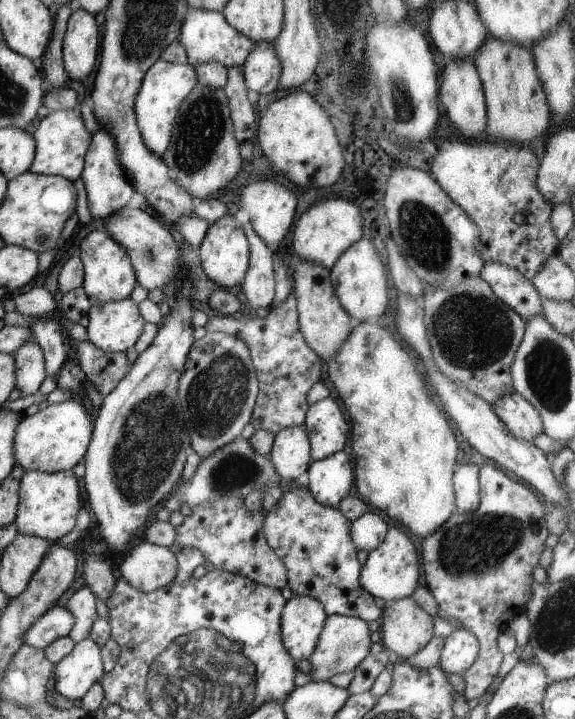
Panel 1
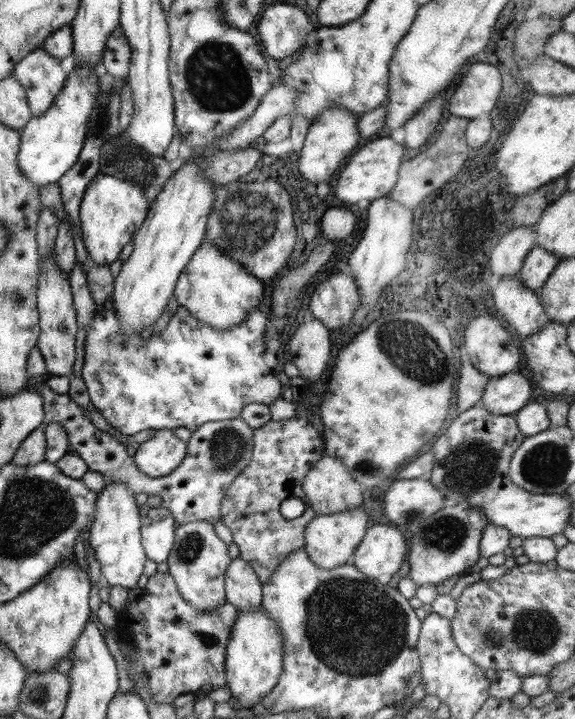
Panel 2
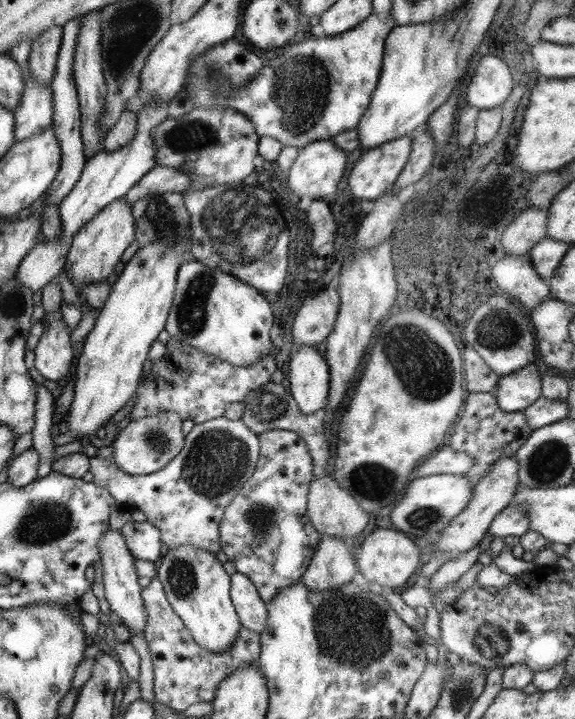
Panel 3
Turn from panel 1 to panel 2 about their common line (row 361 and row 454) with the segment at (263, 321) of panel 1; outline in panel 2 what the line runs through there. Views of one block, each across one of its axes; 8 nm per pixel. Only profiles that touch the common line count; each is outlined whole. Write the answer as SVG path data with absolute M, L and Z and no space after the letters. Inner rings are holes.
M304 417L269 420L252 429L252 434L251 462L225 491L220 520L231 531L232 542L238 546L238 556L251 566L263 585L289 553L304 547L305 527L313 512L302 490L302 482L311 466L323 456L324 448L322 437ZM285 498L302 500L304 511L299 517L288 520L279 513L279 504Z

